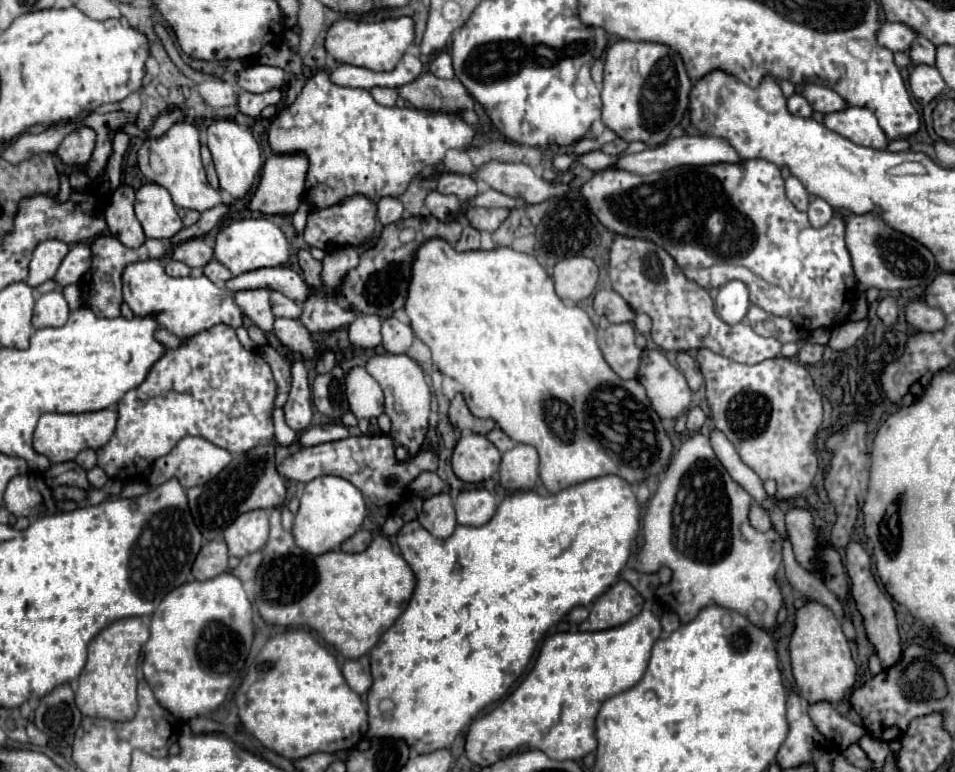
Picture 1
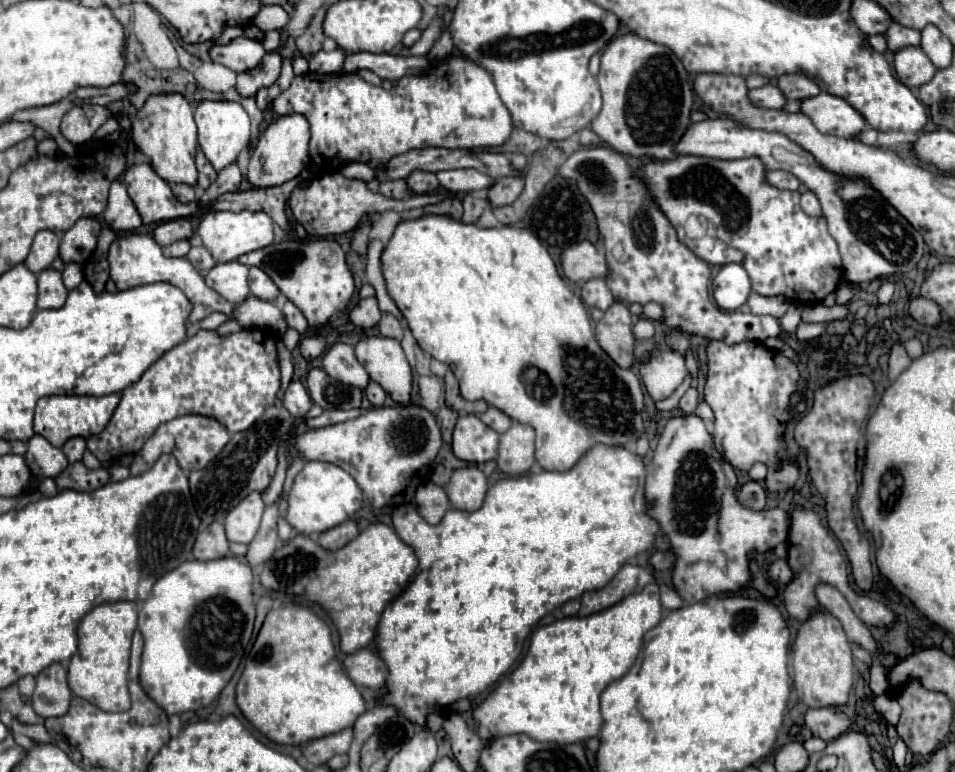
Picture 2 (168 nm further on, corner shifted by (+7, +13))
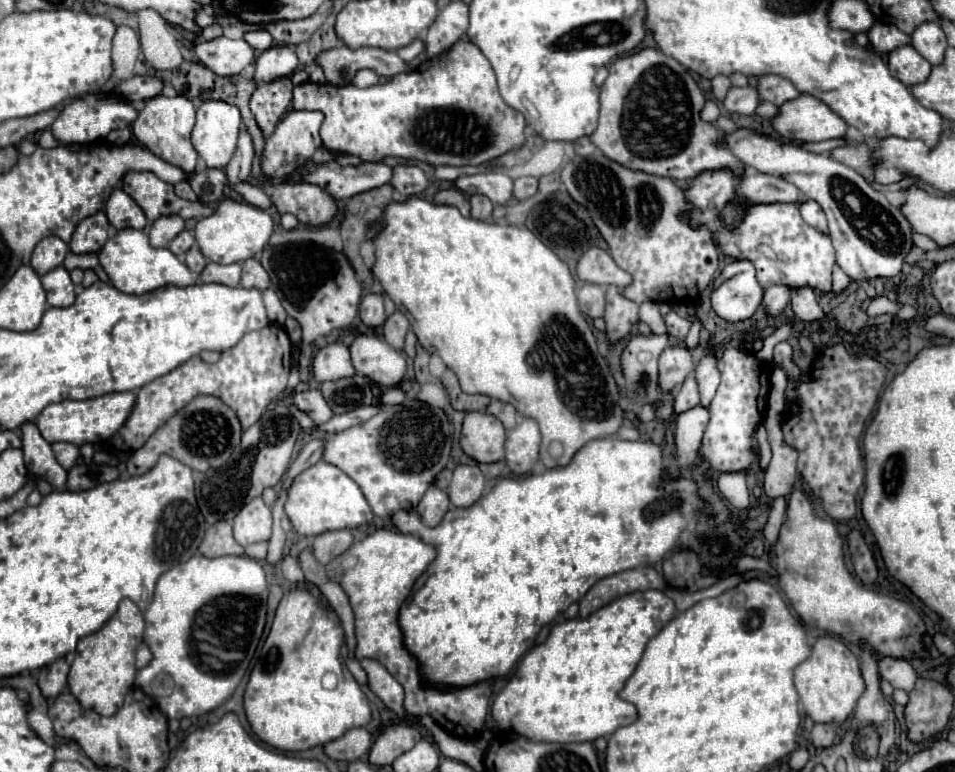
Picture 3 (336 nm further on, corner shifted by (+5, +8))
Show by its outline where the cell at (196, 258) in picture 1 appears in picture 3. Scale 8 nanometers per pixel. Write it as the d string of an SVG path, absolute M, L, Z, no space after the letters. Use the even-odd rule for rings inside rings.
M163 215L159 217L149 231L149 241L153 247L167 247L173 237L177 237L185 229L185 221L179 215Z

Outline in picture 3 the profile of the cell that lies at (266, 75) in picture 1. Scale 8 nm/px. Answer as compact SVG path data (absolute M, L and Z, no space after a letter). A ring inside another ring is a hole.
M215 37L211 41L197 43L193 47L197 59L207 65L215 75L233 77L243 71L245 65L253 61L253 47L247 41L235 41L227 37Z

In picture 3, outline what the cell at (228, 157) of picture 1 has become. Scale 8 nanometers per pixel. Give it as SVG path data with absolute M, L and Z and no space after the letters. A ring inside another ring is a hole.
M203 101L197 109L197 123L191 131L193 147L211 169L223 169L235 153L241 115L235 105L225 101Z

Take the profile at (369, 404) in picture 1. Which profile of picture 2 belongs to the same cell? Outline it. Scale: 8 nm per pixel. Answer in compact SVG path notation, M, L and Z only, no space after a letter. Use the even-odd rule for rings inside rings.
M333 344L325 354L323 354L323 368L333 376L335 380L341 380L343 384L355 386L359 390L365 390L369 384L369 374L367 370L359 364L355 358L355 352L347 344Z

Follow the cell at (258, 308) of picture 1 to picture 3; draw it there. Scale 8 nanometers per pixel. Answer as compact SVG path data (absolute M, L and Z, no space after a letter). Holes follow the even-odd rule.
M207 263L199 275L203 283L223 283L223 285L239 285L239 277L241 277L239 263L231 263L231 265Z

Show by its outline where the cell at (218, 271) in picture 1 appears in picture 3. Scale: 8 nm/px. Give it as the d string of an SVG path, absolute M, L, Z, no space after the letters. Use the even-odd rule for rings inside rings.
M193 245L187 253L185 253L185 265L193 271L193 273L201 273L203 271L203 265L207 265L207 259L203 257L203 253L199 251L197 245Z

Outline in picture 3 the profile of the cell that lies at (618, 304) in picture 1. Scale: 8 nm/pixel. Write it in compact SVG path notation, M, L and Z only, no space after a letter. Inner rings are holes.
M585 283L579 289L579 307L591 319L603 317L603 311L605 311L605 289L601 285Z

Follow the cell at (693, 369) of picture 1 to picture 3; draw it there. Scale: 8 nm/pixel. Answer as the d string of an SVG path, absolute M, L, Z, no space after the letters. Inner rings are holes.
M669 311L669 313L665 315L665 323L667 323L667 333L669 333L671 337L675 337L677 341L683 341L683 339L687 337L689 327L691 327L691 323L689 323L687 319L679 317L675 311Z

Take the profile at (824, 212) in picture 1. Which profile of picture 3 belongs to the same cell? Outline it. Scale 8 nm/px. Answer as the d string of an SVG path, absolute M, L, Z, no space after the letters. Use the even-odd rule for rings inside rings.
M807 201L801 205L801 217L805 219L805 223L809 223L813 229L829 235L829 227L827 227L827 219L825 219L825 213L821 209L819 203L815 201Z

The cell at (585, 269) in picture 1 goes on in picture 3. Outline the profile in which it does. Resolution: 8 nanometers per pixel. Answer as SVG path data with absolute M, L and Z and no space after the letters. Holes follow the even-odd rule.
M591 247L583 253L583 257L577 263L577 275L585 283L595 283L595 285L615 283L621 289L625 289L633 281L633 277L627 271L619 269L613 257L599 247Z

